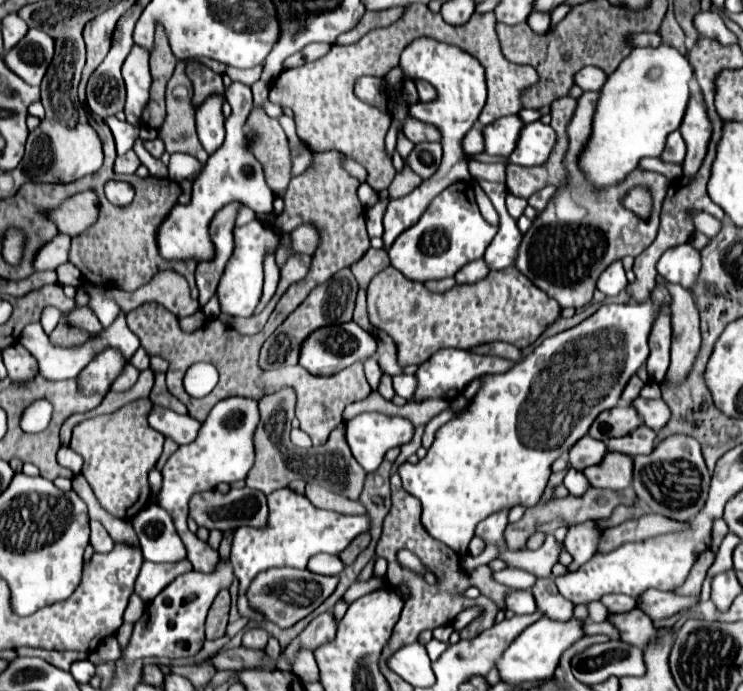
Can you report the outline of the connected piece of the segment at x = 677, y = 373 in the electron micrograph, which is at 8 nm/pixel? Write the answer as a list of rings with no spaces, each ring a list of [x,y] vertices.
[[[657,276],[657,284],[665,286],[671,296],[671,324],[673,324],[673,344],[671,344],[671,366],[667,372],[669,382],[681,382],[689,374],[689,366],[697,356],[701,344],[699,332],[699,312],[693,300],[693,292],[667,282],[663,276]]]

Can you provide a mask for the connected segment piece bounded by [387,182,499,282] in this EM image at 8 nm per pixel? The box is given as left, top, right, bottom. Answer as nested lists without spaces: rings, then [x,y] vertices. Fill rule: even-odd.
[[[455,182],[437,194],[421,218],[407,228],[393,246],[387,250],[391,266],[395,266],[403,276],[417,282],[441,280],[453,276],[465,264],[483,258],[487,246],[497,234],[497,226],[489,224],[473,198],[473,188],[467,182]]]

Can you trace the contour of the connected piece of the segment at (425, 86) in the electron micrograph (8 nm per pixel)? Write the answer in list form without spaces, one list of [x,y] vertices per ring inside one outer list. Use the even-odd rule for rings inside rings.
[[[415,80],[415,86],[419,90],[419,100],[421,102],[429,102],[429,100],[433,100],[437,96],[435,88],[429,82],[425,82],[425,80]]]

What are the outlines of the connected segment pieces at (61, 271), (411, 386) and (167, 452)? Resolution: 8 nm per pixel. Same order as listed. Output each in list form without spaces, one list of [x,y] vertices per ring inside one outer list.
[[[63,264],[57,268],[57,280],[61,286],[79,286],[81,284],[81,272],[73,264]]]
[[[407,374],[393,376],[393,390],[395,390],[395,394],[409,400],[413,396],[413,392],[415,392],[415,378],[407,376]]]
[[[166,438],[163,446],[163,452],[161,454],[161,458],[159,458],[159,462],[157,462],[155,468],[157,468],[159,471],[162,470],[163,466],[165,465],[167,458],[177,450],[179,446],[173,442],[170,438]]]

